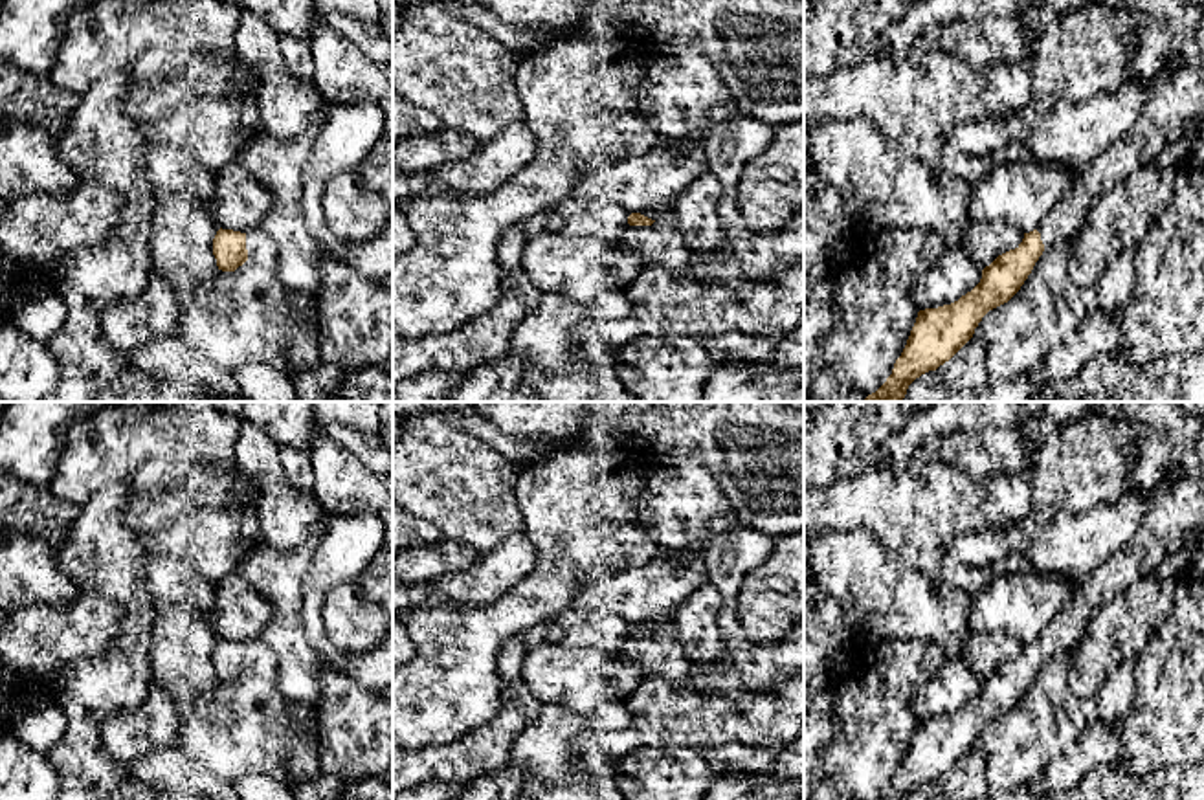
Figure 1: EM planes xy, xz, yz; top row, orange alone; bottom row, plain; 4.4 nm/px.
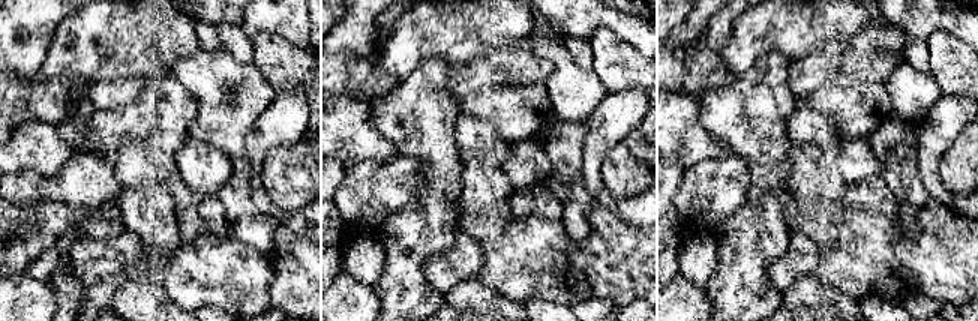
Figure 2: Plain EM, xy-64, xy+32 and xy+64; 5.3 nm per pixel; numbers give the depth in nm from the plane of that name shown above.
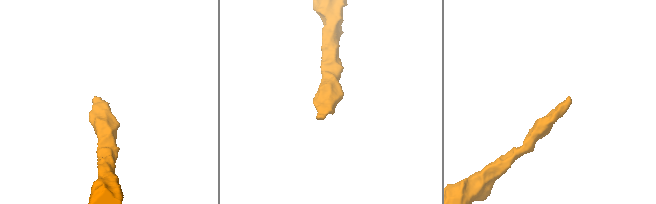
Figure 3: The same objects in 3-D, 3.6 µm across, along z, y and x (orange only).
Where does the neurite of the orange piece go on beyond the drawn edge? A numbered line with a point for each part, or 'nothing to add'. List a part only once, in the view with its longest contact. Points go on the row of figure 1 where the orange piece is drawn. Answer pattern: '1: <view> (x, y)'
1: xy (261, 248)

